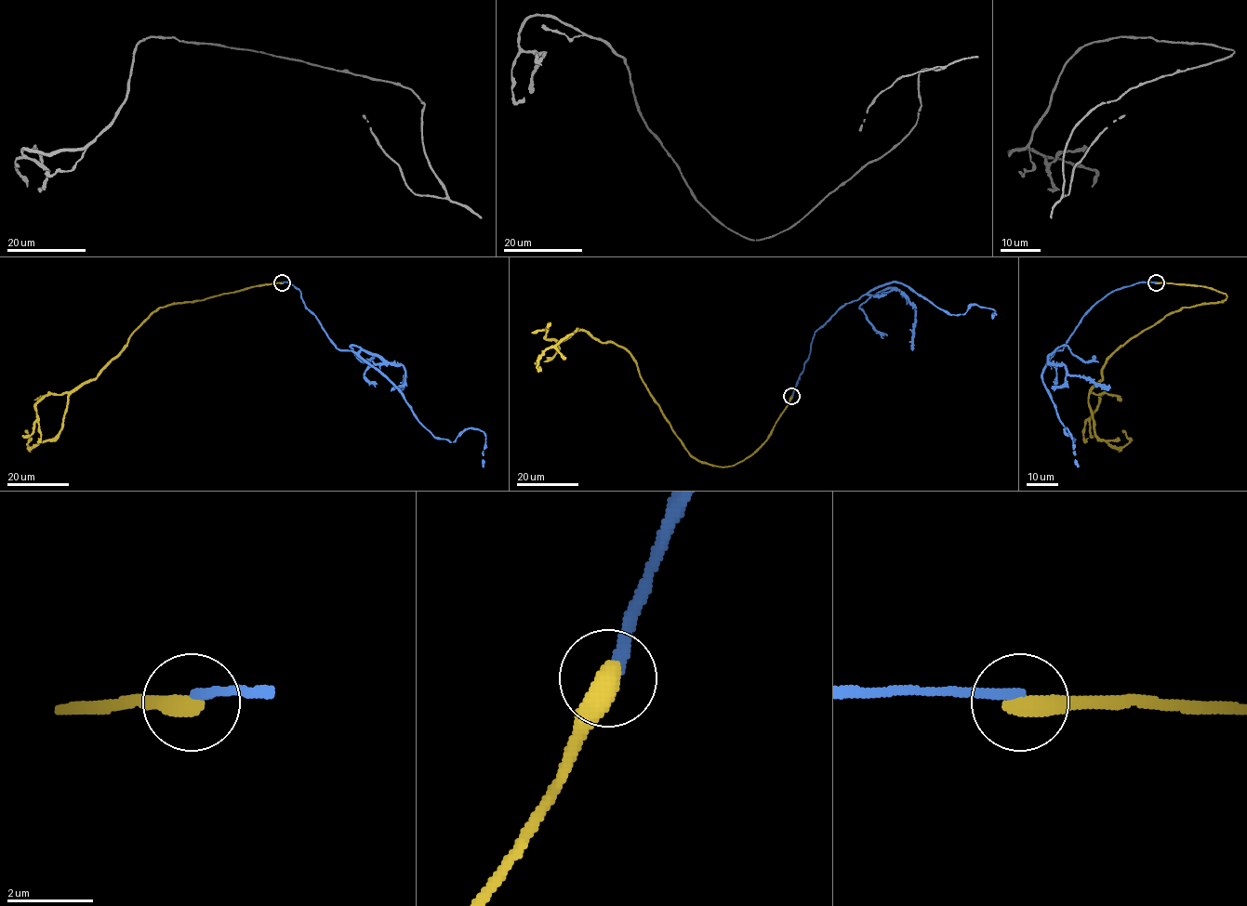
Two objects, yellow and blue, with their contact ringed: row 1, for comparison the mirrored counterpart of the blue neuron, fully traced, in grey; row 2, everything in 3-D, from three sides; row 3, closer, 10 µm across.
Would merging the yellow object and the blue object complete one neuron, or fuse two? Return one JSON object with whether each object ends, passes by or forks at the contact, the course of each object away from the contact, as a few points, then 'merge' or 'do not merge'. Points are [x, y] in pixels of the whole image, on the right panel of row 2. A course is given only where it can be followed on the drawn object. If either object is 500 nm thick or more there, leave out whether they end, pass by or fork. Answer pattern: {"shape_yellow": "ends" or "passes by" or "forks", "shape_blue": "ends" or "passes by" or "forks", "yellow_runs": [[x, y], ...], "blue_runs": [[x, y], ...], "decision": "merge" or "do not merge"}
{"yellow_runs": [[1156, 282], [1227, 295], [1181, 308], [1109, 356], [1088, 403], [1099, 438], [1124, 447], [1122, 429]], "blue_runs": [[1156, 282], [1110, 292], [1047, 361], [1041, 381], [1057, 417], [1075, 439], [1067, 428], [1078, 466]], "decision": "do not merge"}

